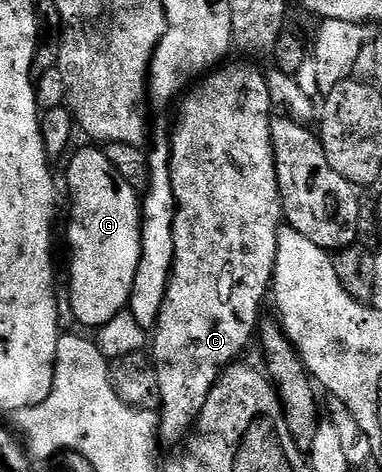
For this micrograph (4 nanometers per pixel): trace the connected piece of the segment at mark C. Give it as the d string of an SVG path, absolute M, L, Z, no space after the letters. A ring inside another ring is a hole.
M225 64L214 69L184 95L185 115L178 120L177 131L174 132L173 138L171 137L169 167L173 172L173 191L177 197L177 211L173 225L175 228L175 260L173 261L173 274L169 277L169 291L163 300L163 308L157 317L155 333L151 338L153 366L159 372L159 392L161 393L159 438L162 443L177 442L181 437L184 439L194 429L197 418L203 412L203 404L207 404L207 396L211 396L211 388L217 383L219 375L244 355L241 353L248 348L252 338L254 341L259 330L259 319L262 317L260 316L261 305L264 304L265 298L267 302L267 295L273 284L273 269L277 259L277 232L283 225L281 193L277 179L277 165L273 159L273 137L271 136L273 127L271 115L274 113L272 110L275 110L275 103L269 94L269 80L264 73L260 74L253 66L229 65Z

